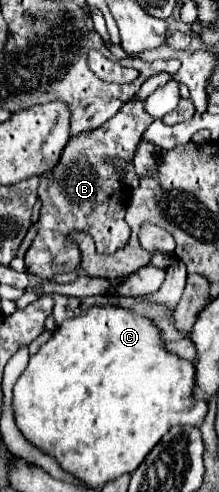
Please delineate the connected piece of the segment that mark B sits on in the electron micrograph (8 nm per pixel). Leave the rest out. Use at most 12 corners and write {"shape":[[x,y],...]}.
{"shape":[[131,97],[71,137],[39,175],[39,229],[25,263],[77,269],[71,231],[101,253],[127,245],[131,161],[153,117]]}

